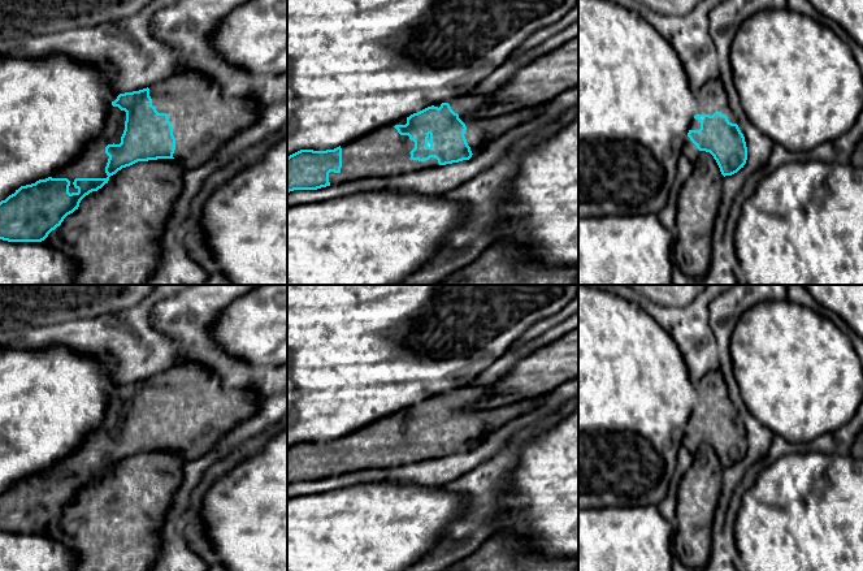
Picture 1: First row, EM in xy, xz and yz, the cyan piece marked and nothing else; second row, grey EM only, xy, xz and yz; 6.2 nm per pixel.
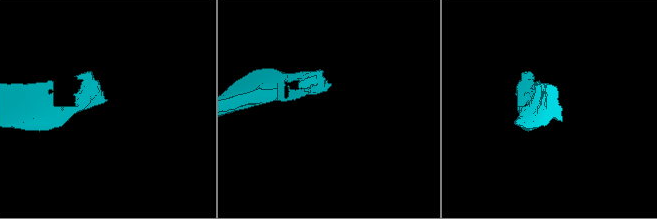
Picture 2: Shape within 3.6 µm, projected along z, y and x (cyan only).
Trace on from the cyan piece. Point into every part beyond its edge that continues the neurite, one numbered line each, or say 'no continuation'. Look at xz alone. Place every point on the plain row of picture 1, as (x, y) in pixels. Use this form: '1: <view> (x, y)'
1: xz (480, 424)
2: xz (384, 442)

